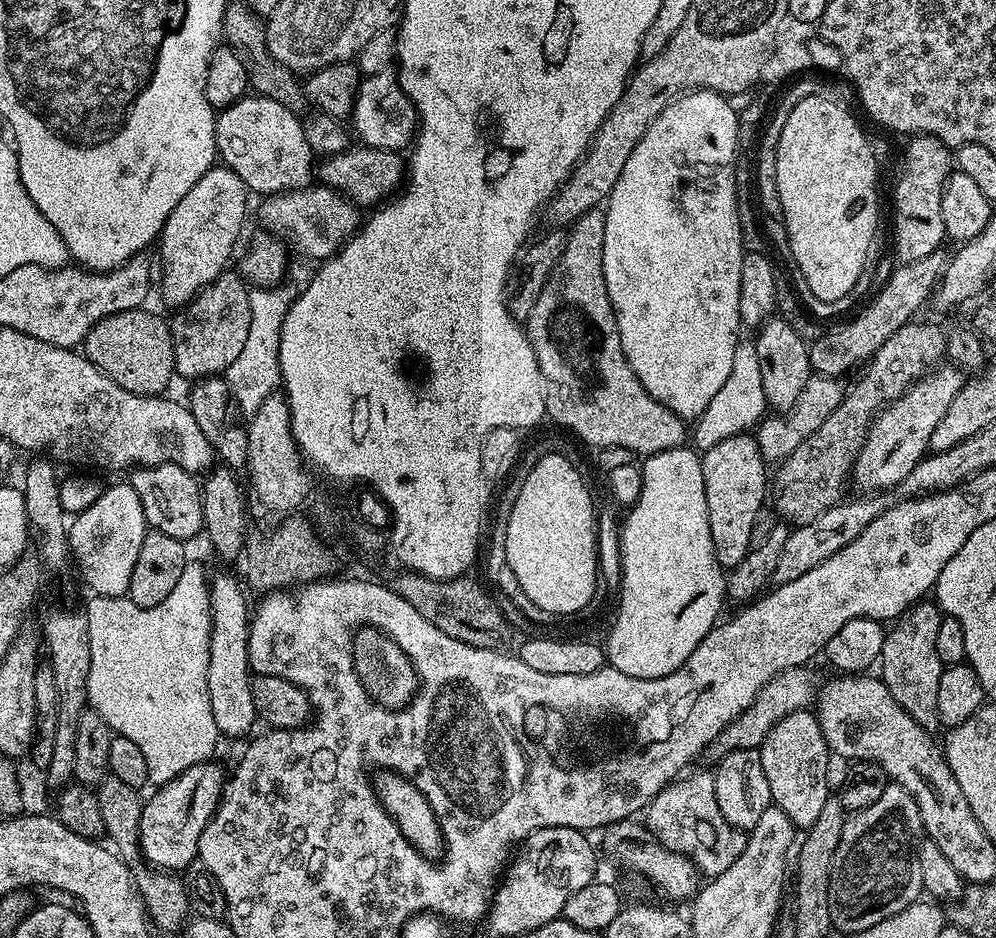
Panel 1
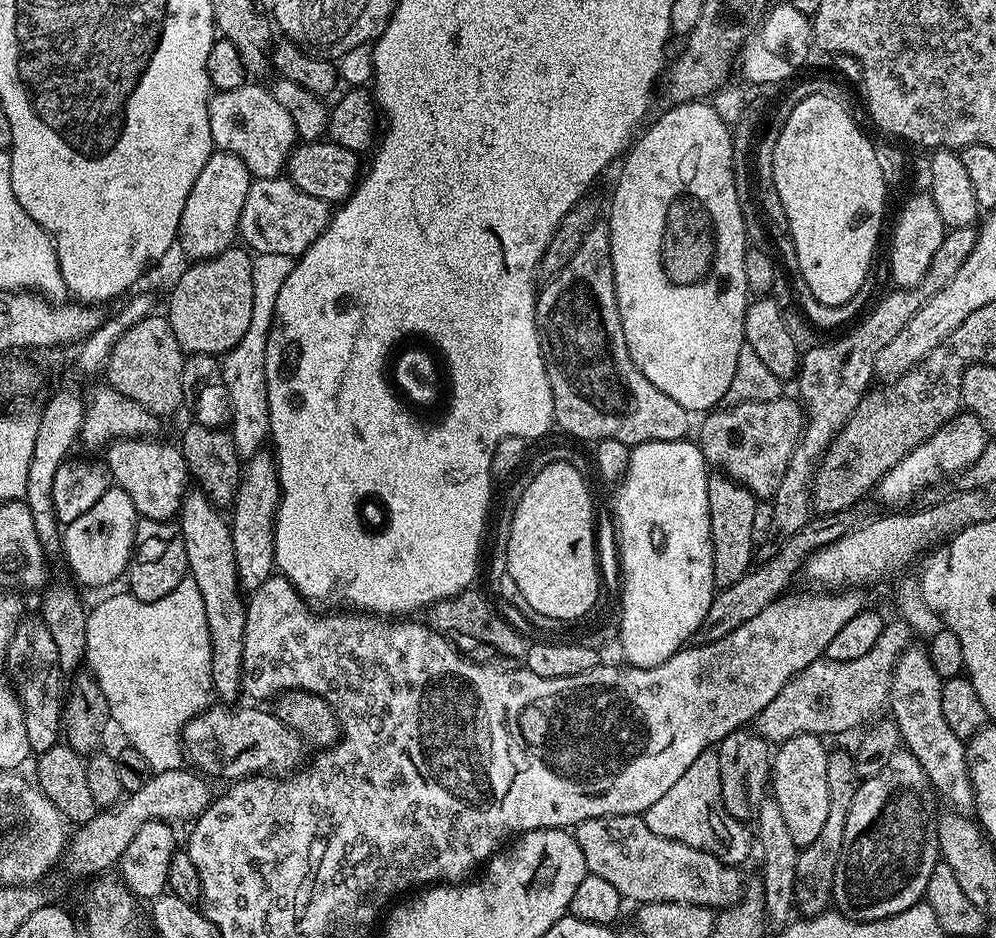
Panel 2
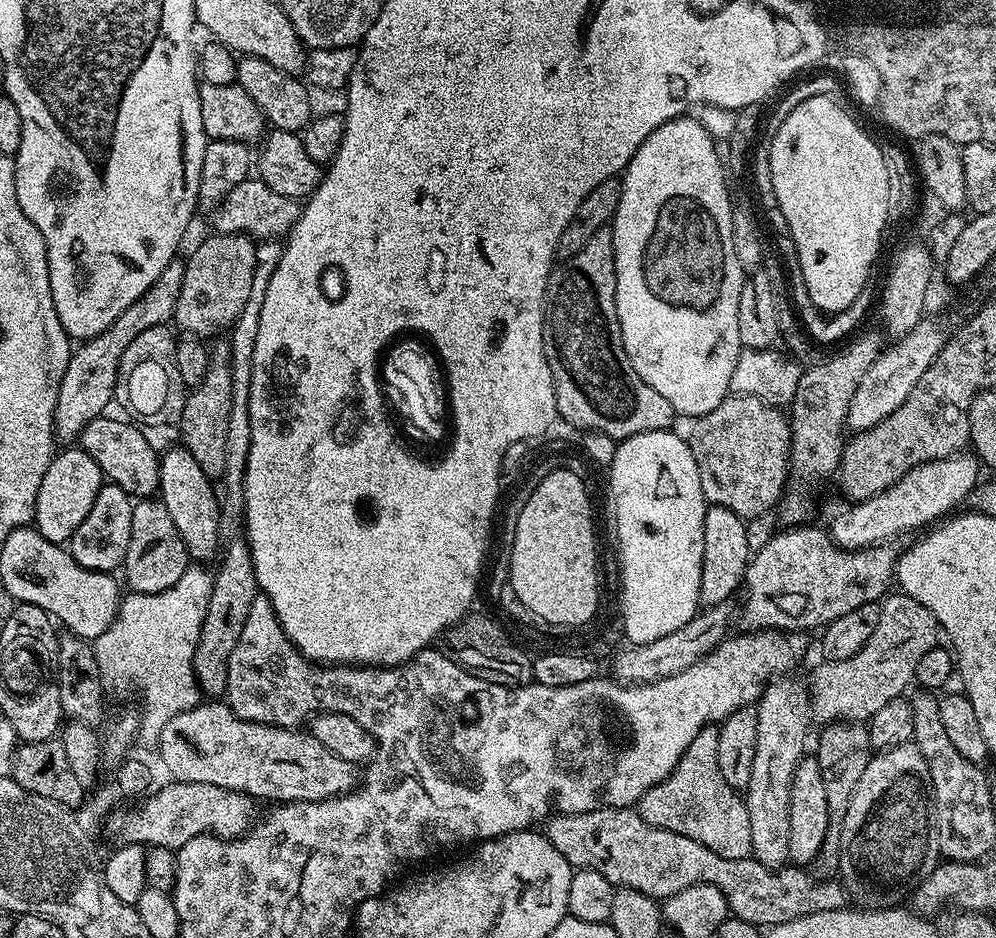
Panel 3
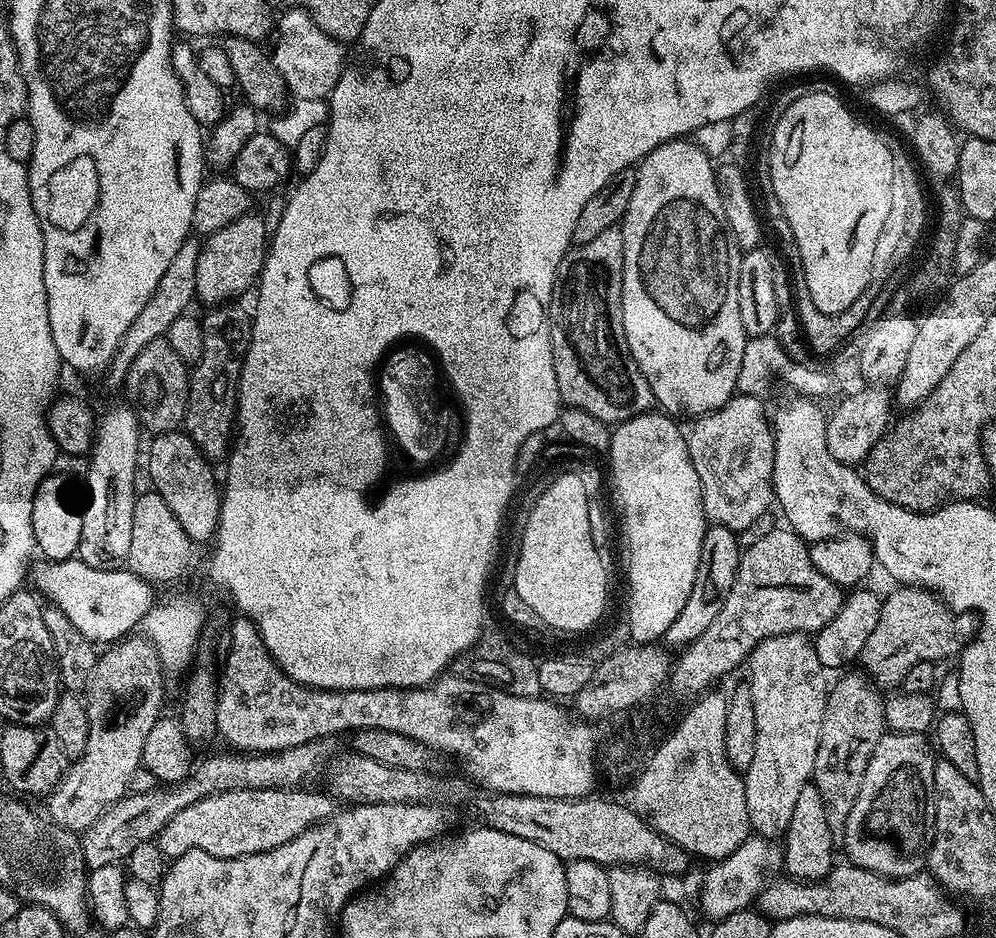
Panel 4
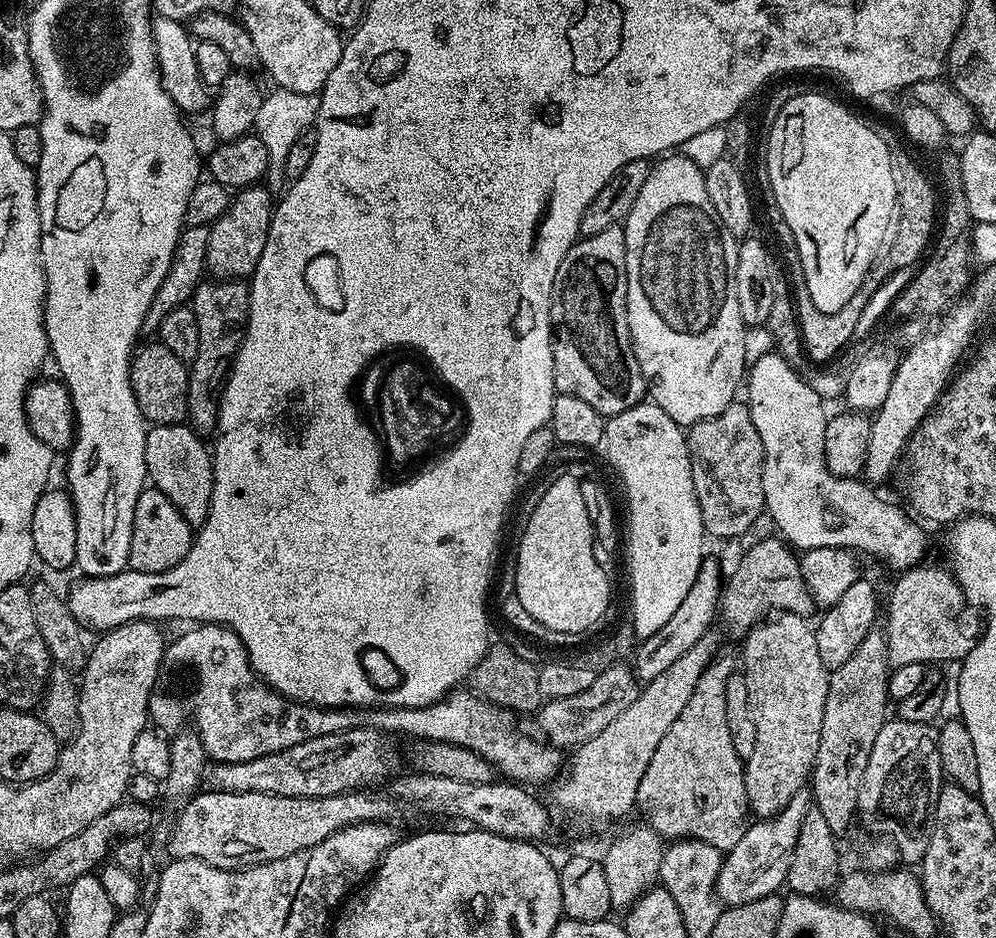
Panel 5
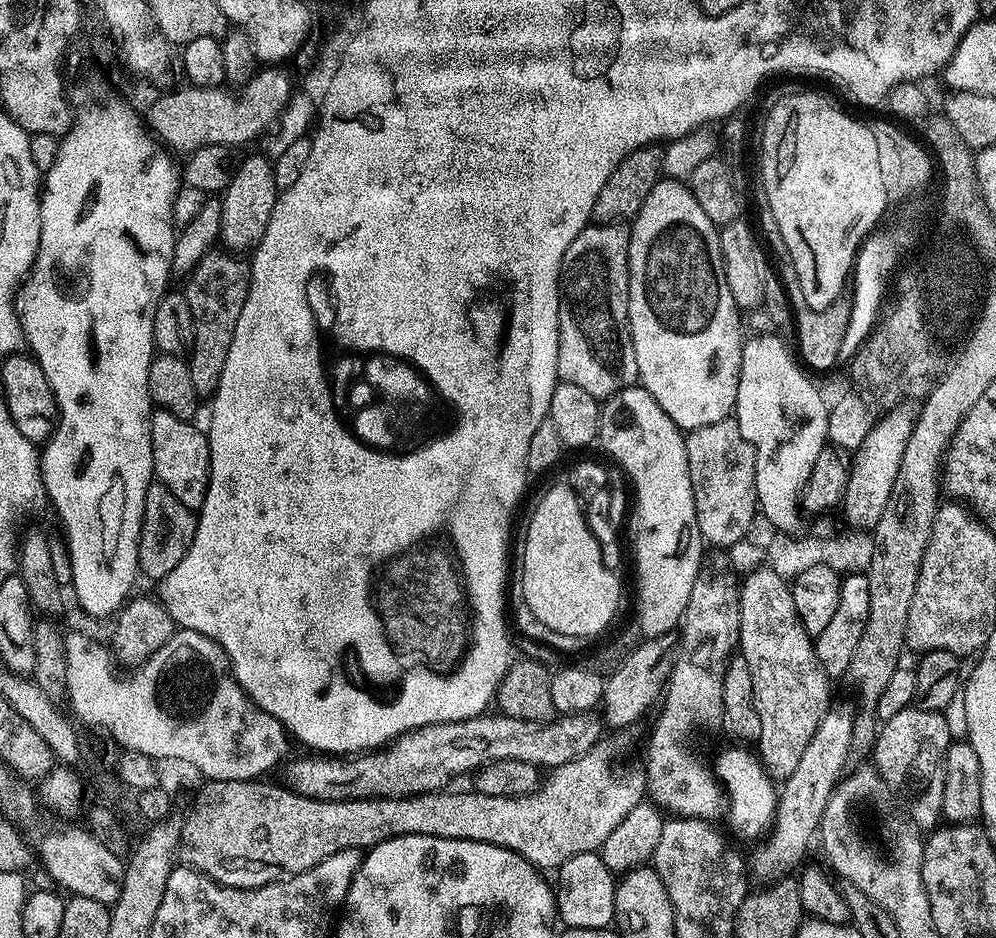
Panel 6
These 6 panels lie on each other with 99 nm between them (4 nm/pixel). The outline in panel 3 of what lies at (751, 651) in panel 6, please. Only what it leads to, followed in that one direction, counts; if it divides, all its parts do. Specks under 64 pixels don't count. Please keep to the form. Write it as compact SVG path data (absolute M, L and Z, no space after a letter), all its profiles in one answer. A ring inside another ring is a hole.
M777 678L760 695L755 705L758 714L758 746L754 750L754 770L746 789L750 814L752 856L767 868L782 868L790 854L790 786L794 770L805 759L804 739L810 721L810 692L800 680Z

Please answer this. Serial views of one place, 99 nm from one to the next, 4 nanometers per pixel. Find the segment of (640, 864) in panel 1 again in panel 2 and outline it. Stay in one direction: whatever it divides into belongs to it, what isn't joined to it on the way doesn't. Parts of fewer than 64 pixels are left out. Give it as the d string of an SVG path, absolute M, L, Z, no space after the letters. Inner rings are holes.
M643 815L590 818L575 825L574 835L578 846L582 848L582 858L586 858L589 873L606 878L606 882L610 882L610 886L614 886L614 890L618 890L625 901L636 900L637 905L658 902L700 904L704 908L723 910L740 903L745 895L744 876L739 867L723 864L714 858L714 854L706 854L694 846L654 834L654 830L646 826Z

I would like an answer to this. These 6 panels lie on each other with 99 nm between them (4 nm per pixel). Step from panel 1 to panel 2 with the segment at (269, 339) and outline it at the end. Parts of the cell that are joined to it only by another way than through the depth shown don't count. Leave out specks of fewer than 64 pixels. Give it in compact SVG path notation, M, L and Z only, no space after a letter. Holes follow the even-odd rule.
M257 253L251 264L253 283L253 309L250 312L249 329L230 351L221 357L223 382L226 383L228 401L231 402L230 435L241 459L247 460L261 451L267 441L269 430L269 402L265 382L265 346L272 325L274 303L282 283L289 277L295 264L291 256Z

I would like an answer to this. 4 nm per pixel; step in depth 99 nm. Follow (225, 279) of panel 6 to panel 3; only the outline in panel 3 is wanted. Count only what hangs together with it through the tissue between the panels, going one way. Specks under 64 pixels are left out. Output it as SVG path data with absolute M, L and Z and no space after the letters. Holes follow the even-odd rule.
M224 338L211 345L206 378L185 395L184 409L178 421L179 443L194 454L194 462L198 462L204 473L213 478L223 476L226 470L226 432L231 412L231 348Z

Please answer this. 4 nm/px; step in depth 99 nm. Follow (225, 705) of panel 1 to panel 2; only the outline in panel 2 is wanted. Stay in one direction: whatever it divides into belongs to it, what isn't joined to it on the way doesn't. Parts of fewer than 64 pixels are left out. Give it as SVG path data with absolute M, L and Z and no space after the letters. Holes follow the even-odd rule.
M199 490L184 493L184 501L178 513L182 542L186 542L188 575L194 578L198 594L202 594L202 606L206 606L206 622L210 630L212 647L212 691L220 702L236 702L241 699L242 646L246 626L245 597L234 562L232 530L227 519L220 517L217 505L208 500L208 495Z

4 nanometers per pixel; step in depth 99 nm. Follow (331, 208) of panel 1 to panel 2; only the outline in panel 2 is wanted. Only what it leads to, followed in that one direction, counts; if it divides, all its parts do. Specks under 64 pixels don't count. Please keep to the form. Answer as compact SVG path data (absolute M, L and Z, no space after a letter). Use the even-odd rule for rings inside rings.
M280 176L266 178L265 180L253 179L250 190L246 194L246 206L242 206L238 236L241 241L245 240L243 243L253 253L278 254L298 258L324 233L324 228L328 225L329 219L329 201L319 200L302 190L298 190L298 186L294 186L291 180Z

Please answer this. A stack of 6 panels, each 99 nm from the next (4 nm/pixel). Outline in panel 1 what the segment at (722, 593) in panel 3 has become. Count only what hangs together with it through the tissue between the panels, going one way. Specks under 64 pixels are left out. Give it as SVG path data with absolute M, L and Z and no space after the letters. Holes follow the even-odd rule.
M741 434L726 438L726 442L718 442L718 446L703 453L700 465L714 554L721 568L731 570L742 562L742 558L746 558L751 548L750 528L758 510L766 504L766 493L770 488L769 473L768 476L764 473L766 461L755 439L751 435Z

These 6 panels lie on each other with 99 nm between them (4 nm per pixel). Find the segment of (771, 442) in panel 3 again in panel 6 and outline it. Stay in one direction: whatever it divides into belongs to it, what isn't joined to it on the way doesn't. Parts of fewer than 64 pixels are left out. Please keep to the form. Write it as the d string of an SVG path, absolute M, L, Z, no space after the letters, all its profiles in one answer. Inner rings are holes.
M734 418L714 422L710 426L693 428L684 437L686 446L686 466L690 470L690 482L695 502L695 518L701 539L714 548L727 549L736 542L741 543L747 534L753 516L758 512L756 502L756 447L746 438Z

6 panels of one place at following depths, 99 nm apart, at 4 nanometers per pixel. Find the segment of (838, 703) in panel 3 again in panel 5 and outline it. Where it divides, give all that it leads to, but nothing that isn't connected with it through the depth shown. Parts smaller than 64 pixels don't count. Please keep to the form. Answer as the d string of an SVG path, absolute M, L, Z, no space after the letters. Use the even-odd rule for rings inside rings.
M947 567L907 568L899 573L892 588L892 598L886 602L888 625L882 628L888 638L888 663L895 666L918 662L928 666L931 660L963 661L970 647L970 640L960 629L960 611L966 608L960 583Z

